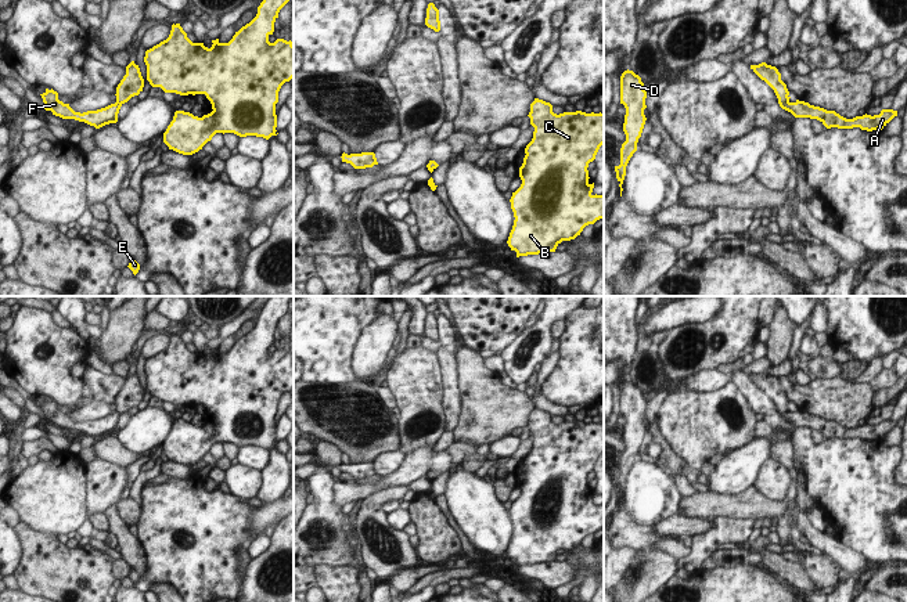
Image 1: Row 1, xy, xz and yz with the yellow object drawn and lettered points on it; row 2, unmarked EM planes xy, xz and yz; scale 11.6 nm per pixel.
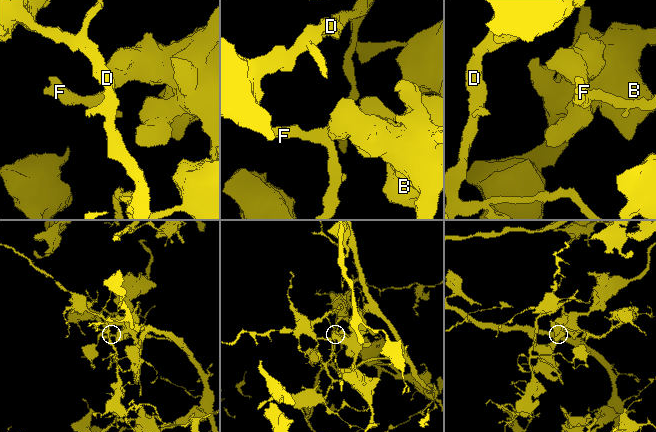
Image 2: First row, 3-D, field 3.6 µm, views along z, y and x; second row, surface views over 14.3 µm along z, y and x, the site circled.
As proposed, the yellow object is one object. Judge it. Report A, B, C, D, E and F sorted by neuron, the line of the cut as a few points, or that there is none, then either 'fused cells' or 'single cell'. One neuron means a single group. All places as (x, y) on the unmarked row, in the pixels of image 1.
groups A D E F / B C; cut yz (788, 408), (780, 414); fused cells

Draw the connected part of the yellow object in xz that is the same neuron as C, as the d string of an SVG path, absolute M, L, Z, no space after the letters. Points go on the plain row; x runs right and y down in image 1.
M535 408L528 426L535 437L533 448L519 477L522 494L510 509L515 530L507 554L517 567L555 562L562 551L575 549L586 536L604 529L604 504L591 504L594 493L589 493L587 480L604 454L604 423L557 425L550 412Z

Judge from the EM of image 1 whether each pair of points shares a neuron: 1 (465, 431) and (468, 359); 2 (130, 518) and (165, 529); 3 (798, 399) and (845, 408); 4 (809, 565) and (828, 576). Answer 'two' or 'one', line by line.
1: one
2: two
3: one
4: one

